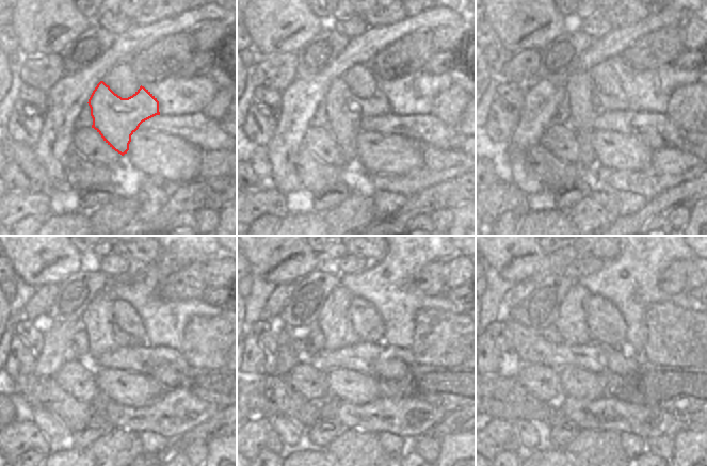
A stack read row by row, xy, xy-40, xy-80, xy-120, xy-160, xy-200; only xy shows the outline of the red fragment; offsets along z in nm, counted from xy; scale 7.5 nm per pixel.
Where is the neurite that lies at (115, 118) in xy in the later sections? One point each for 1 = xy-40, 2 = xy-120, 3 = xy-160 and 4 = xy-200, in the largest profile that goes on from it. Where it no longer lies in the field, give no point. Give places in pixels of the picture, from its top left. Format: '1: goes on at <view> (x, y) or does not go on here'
1: goes on at xy-40 (346, 111)
2: goes on at xy-120 (105, 335)
3: goes on at xy-160 (334, 320)
4: goes on at xy-200 (571, 320)

